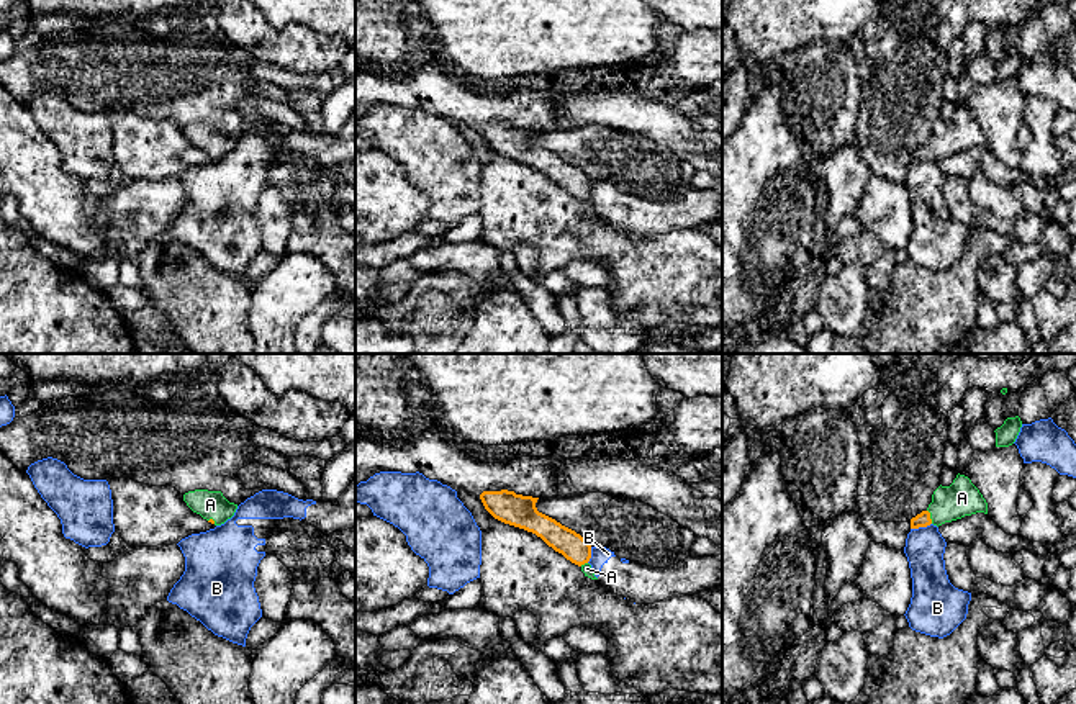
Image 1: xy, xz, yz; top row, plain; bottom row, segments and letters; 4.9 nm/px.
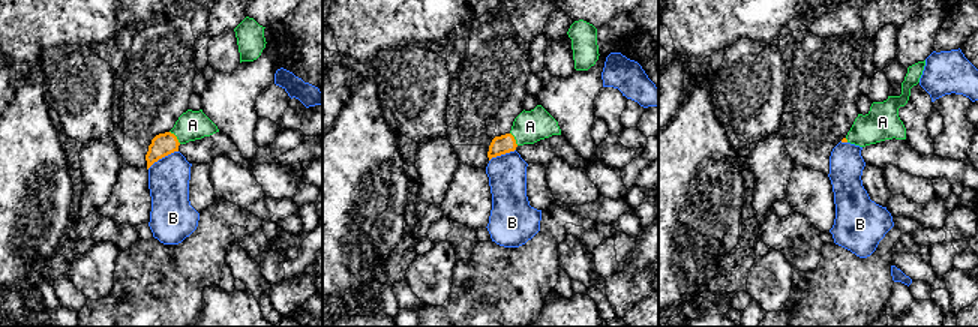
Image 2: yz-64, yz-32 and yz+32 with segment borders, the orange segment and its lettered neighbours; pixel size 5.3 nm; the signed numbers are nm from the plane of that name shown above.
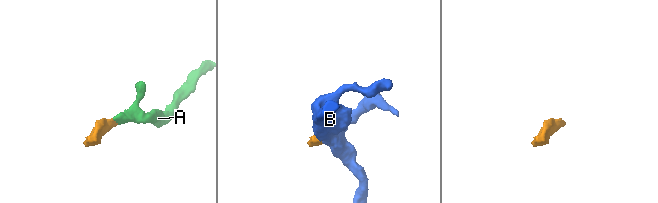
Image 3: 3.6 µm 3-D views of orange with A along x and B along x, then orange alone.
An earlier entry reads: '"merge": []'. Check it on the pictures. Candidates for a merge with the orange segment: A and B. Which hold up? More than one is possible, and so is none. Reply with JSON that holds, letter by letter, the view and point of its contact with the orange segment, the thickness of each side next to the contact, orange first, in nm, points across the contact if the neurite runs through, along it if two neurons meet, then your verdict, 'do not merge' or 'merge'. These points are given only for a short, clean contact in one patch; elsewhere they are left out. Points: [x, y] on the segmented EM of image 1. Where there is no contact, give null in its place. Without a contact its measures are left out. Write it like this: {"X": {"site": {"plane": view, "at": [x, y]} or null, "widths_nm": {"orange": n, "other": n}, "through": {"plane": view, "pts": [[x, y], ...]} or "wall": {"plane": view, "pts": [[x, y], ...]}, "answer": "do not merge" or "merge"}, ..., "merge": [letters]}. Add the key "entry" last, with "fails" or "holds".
{"A": {"site": {"plane": "yz", "at": [929, 516]}, "widths_nm": {"orange": 70, "other": 180}, "through": {"plane": "yz", "pts": [[922, 519], [929, 516], [962, 498]]}, "answer": "merge"}, "B": {"site": {"plane": "yz", "at": [921, 526]}, "widths_nm": {"orange": 70, "other": 190}, "answer": "do not merge"}, "merge": ["A"], "entry": "fails"}

